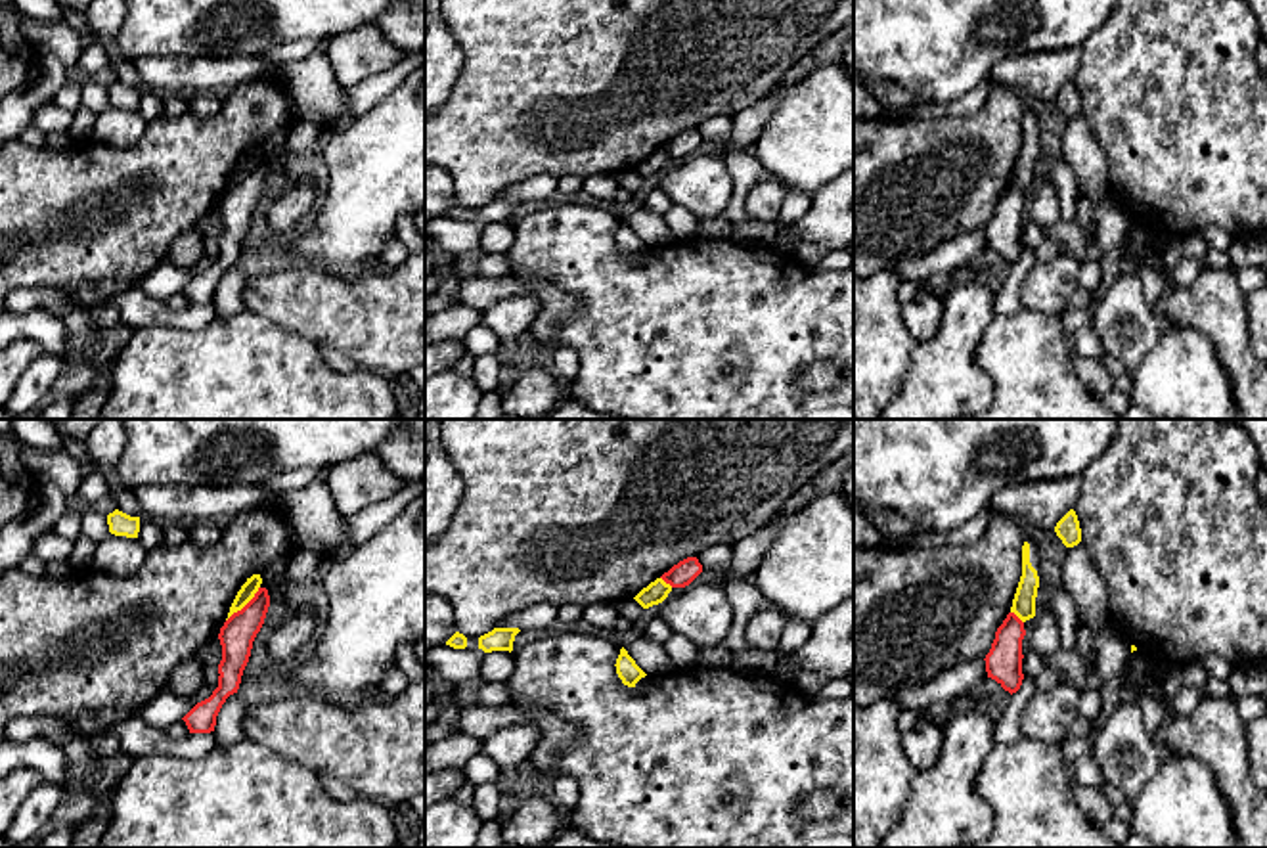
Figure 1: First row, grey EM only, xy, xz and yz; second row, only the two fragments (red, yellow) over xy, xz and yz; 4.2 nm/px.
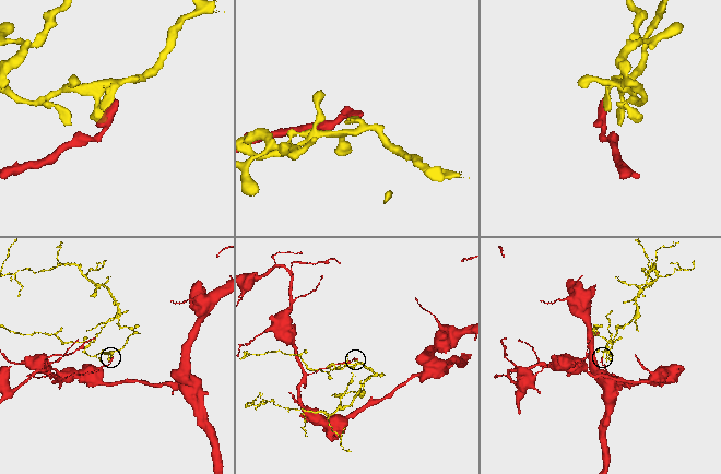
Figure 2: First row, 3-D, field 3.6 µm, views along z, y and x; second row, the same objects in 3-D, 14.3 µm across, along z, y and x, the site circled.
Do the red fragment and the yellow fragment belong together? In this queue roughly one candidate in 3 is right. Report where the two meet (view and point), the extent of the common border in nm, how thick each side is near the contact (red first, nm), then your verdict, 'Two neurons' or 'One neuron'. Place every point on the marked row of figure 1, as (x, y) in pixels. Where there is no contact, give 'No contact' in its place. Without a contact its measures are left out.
Touches red at xy (245, 605). Shared border 200 nm. Thickness 150 nm (red) against 70 nm. Two neurons

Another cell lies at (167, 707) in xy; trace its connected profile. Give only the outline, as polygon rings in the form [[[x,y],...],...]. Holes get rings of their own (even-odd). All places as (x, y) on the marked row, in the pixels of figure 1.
[[[167,687],[144,704],[138,716],[153,727],[167,729],[180,722],[195,704],[191,695],[178,695]]]

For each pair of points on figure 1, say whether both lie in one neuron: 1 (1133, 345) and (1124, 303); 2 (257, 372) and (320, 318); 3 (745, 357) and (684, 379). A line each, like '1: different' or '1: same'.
1: same
2: different
3: same

